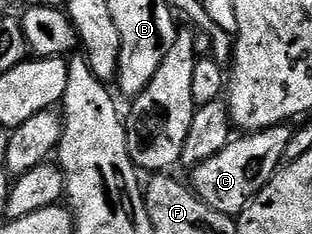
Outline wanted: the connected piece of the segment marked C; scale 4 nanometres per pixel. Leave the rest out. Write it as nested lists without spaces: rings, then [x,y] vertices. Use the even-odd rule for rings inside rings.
[[[288,124],[272,126],[268,130],[257,130],[236,136],[229,141],[222,152],[210,156],[191,171],[190,185],[198,197],[210,208],[223,214],[239,216],[248,207],[249,202],[266,188],[266,184],[284,162],[286,144],[290,144],[293,127]]]

